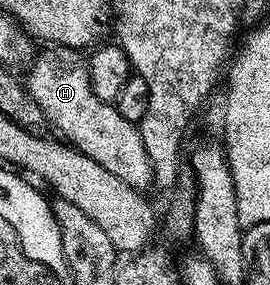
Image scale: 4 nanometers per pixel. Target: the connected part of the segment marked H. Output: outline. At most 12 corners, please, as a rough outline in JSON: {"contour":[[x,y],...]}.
{"contour":[[52,45],[26,86],[71,146],[137,189],[154,183],[140,128]]}

